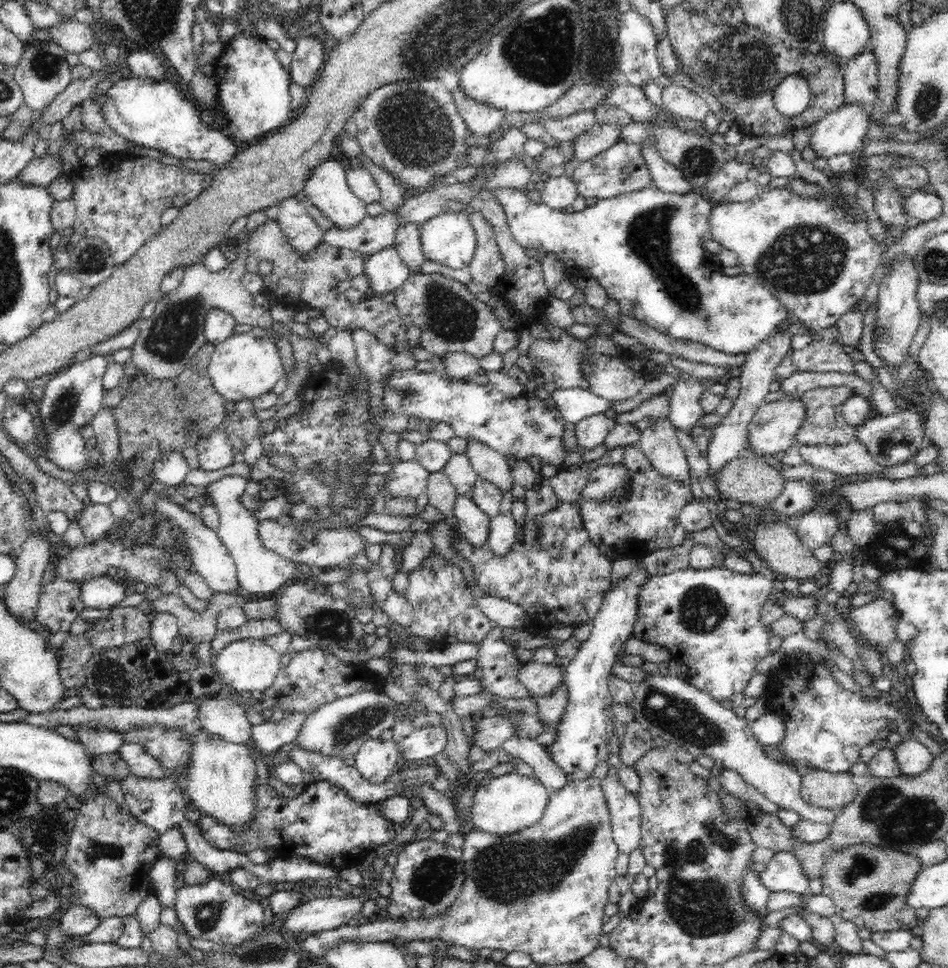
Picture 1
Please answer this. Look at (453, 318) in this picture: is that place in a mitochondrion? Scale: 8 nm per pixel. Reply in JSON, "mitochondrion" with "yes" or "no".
{"mitochondrion":"yes"}

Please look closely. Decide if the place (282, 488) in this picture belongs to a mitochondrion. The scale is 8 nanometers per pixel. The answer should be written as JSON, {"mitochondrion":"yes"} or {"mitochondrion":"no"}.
{"mitochondrion":"no"}

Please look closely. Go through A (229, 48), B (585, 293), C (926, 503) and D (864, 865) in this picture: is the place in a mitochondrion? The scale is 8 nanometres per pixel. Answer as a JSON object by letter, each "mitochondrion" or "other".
{"A":"other","B":"other","C":"other","D":"mitochondrion"}

